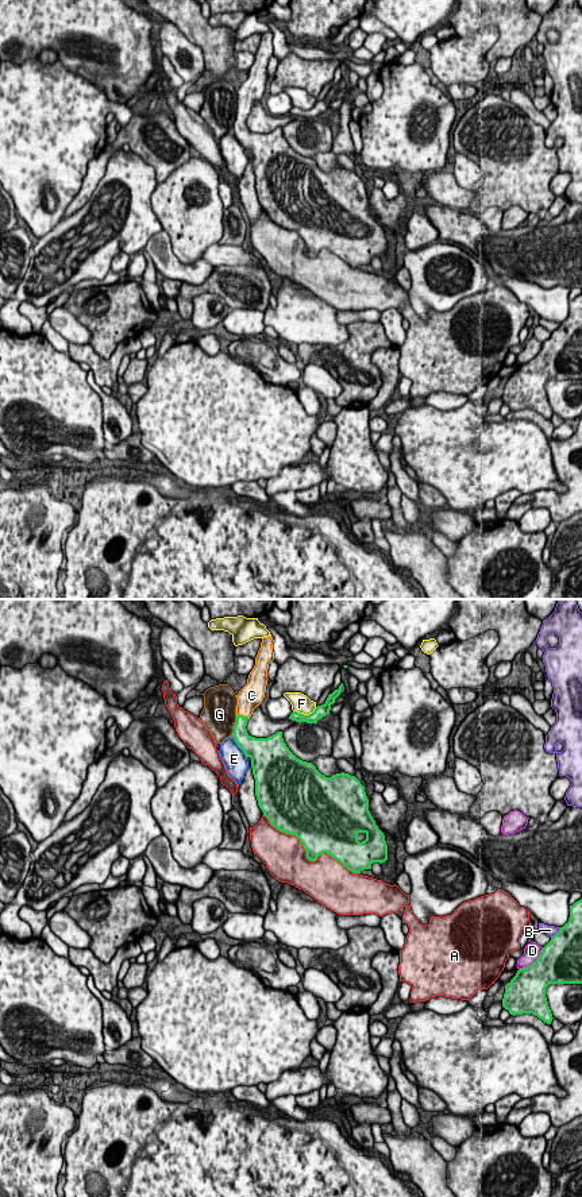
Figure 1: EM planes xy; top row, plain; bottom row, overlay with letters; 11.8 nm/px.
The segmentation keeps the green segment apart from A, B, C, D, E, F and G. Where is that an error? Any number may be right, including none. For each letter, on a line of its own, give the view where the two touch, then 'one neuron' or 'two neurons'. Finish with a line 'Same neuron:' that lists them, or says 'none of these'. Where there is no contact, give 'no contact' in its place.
A: xy | two neurons
B: xy | two neurons
C: xy | one neuron
D: xy | two neurons
E: xy | two neurons
F: xy | two neurons
G: xy | two neurons
Same neuron: C

